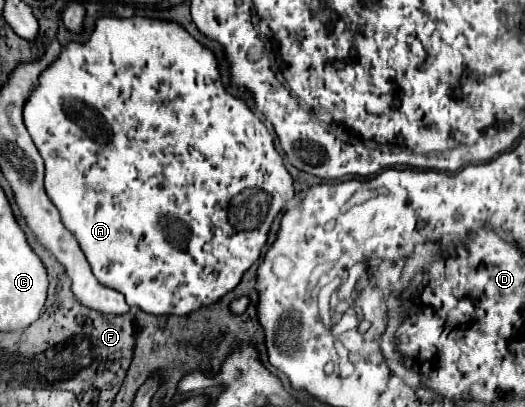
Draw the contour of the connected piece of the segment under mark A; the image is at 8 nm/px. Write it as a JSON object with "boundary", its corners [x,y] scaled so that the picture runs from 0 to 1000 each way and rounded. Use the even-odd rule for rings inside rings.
{"boundary":[[[255,39],[244,49],[190,44],[183,54],[179,79],[160,108],[133,103],[118,123],[110,147],[91,172],[80,177],[72,197],[72,216],[57,231],[53,251],[46,256],[46,300],[69,364],[76,369],[88,398],[88,472],[95,491],[107,501],[107,511],[114,516],[114,531],[126,560],[137,565],[137,575],[145,575],[156,614],[164,614],[164,634],[175,654],[179,678],[187,683],[190,698],[229,713],[240,727],[248,752],[259,752],[282,771],[354,776],[377,762],[381,752],[411,742],[430,717],[438,717],[457,693],[461,673],[495,634],[495,619],[510,585],[510,565],[522,531],[545,506],[549,491],[560,486],[560,457],[556,457],[552,428],[541,428],[541,437],[472,432],[472,408],[541,408],[541,393],[530,383],[514,324],[484,285],[484,275],[469,260],[469,251],[434,231],[423,216],[408,133],[392,113],[373,103],[343,59],[331,59],[331,54],[309,54],[309,49],[267,44],[267,39]],[[450,482],[461,482],[461,496],[442,496]],[[480,482],[491,491],[480,496],[476,491]]]}

